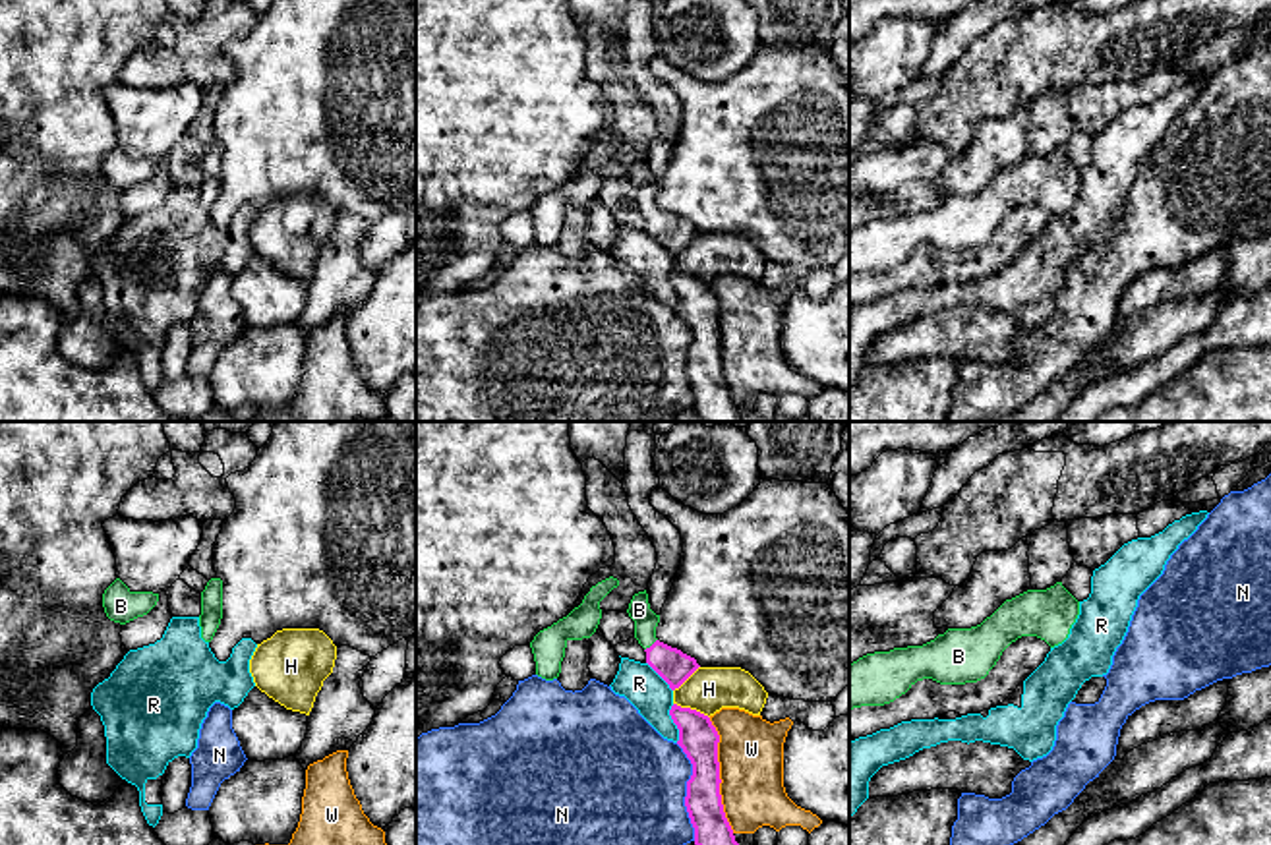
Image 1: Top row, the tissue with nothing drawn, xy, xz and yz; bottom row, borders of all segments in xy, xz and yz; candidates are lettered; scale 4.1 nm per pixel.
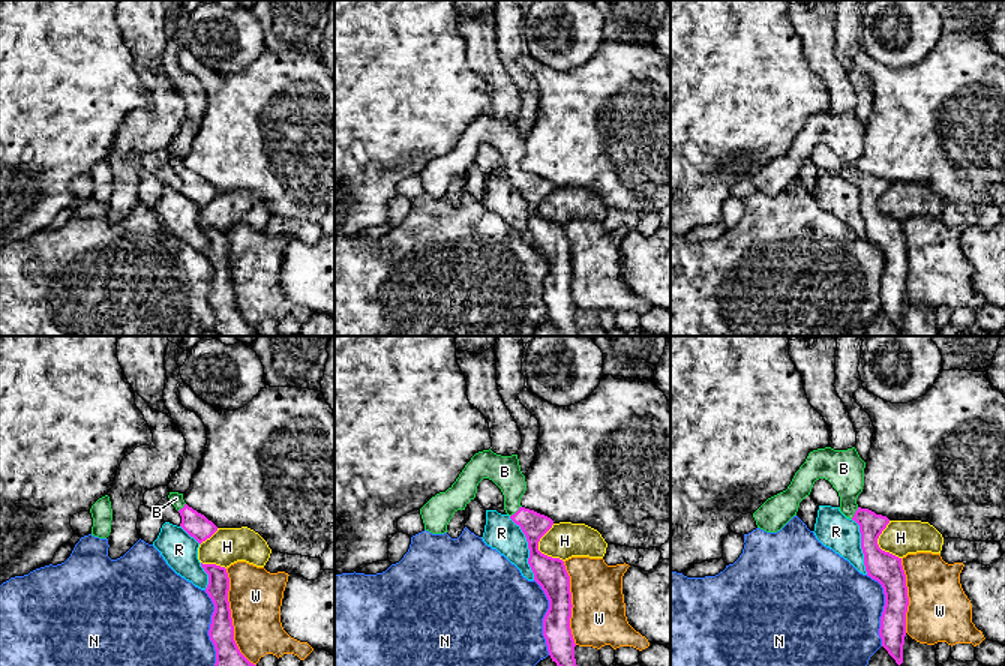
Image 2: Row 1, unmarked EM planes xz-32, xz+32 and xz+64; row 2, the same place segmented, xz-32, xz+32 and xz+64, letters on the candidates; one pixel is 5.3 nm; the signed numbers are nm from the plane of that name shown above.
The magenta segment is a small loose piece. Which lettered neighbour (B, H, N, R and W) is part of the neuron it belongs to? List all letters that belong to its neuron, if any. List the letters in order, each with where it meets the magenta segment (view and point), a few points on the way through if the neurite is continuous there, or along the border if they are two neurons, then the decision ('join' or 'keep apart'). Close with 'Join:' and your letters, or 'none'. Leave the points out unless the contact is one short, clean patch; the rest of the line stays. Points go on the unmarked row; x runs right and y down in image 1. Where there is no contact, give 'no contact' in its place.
B: meets magenta in xz at (652, 211); runs through xz (674, 233), (652, 211), (639, 176); join
H: meets magenta in xz at (689, 275); keep apart
N: meets magenta in xz at (687, 358); keep apart
R: meets magenta in xz at (674, 289); keep apart
W: meets magenta in xz at (718, 343); keep apart
Join: B

